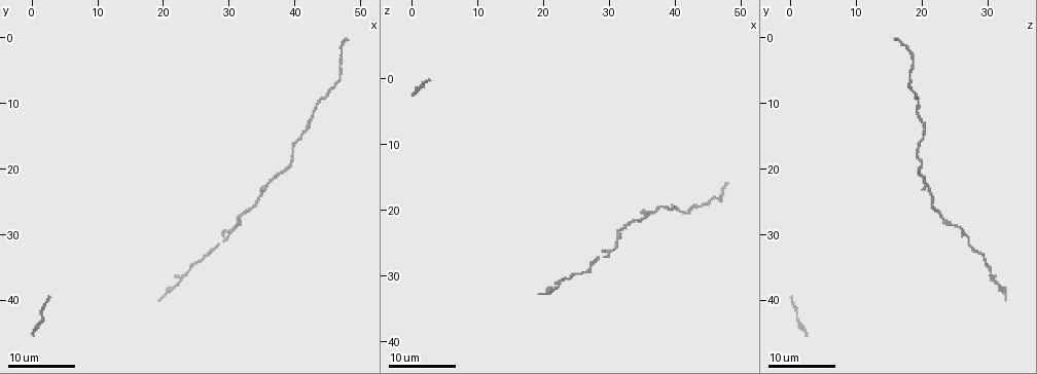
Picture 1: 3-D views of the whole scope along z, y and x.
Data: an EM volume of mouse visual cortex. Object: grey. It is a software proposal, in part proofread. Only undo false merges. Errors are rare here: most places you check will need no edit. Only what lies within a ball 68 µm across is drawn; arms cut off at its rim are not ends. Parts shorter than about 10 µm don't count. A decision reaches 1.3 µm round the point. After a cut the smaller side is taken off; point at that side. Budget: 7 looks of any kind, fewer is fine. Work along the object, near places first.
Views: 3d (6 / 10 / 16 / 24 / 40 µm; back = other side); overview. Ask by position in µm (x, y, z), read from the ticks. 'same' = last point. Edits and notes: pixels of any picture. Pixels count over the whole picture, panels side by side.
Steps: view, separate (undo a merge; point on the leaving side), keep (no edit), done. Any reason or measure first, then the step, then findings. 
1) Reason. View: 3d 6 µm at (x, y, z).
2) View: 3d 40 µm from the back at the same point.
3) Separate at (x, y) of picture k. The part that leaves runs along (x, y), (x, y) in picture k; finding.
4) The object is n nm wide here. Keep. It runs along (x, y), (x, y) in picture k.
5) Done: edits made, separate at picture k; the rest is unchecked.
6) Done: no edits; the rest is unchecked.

Sudden change in width. View: 3d 24 µm at (41.5, 14.0, 20.5).

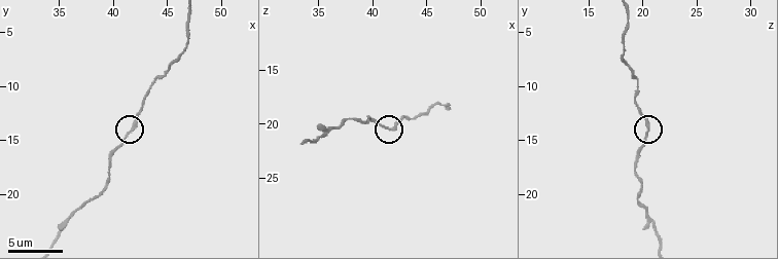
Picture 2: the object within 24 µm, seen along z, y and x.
View: 3d 6 µm at (41.4, 14.0, 20.4).

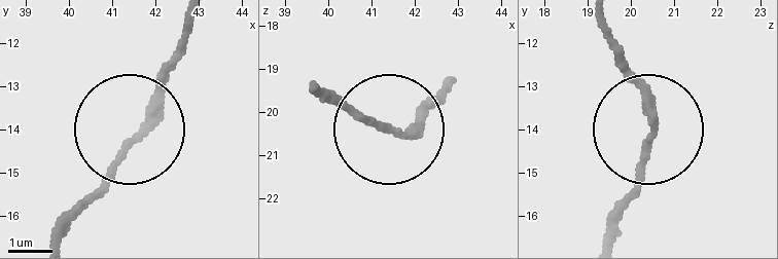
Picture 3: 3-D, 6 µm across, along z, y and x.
Keep. One neuron here.

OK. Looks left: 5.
Thick turns thin. View: 3d 10 µm at (36.4, 21.4, 20.6).

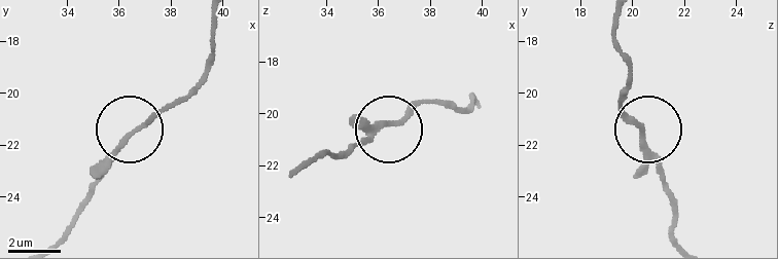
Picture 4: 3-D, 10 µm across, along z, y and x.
Keep. It runs along (55, 242), (114, 148), (179, 98) in picture 4; all the same neuron.

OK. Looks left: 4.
Three-way junction. View: 3d 24 µm at (30.0, 30.5, 27.5).

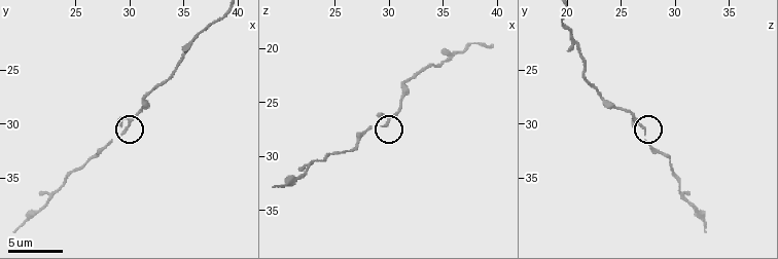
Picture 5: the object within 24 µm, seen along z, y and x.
View: 3d 10 µm at (29.8, 30.4, 27.0).

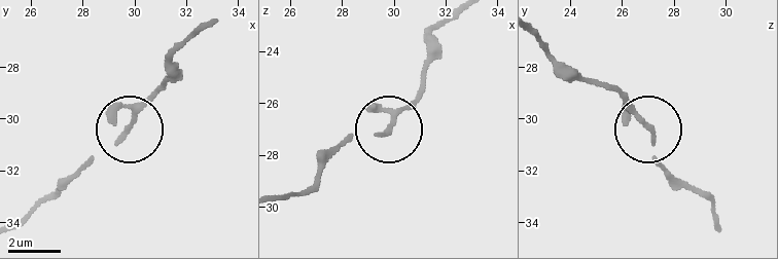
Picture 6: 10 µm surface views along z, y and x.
3 arms meet here. Keep. One neuron here.

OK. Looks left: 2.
Sudden change in width. View: 3d 6 µm at (31.8, 27.2, 23.0).

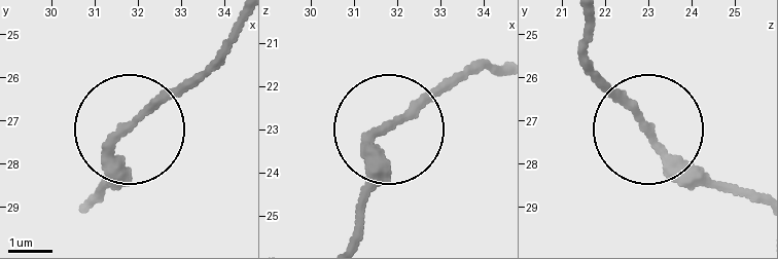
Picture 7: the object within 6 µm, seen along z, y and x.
Keep. It runs along (761, 201), (694, 176), (587, 69) in picture 7; all the same neuron.

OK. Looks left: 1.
Done: no edits; the rest is unchecked.

